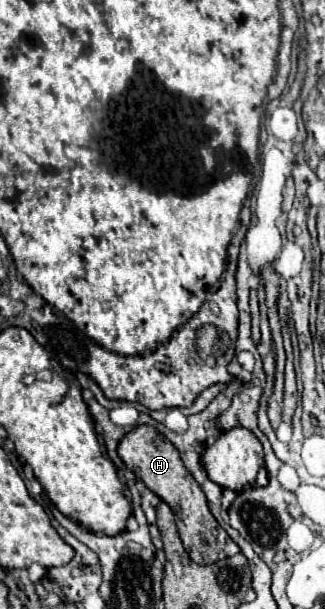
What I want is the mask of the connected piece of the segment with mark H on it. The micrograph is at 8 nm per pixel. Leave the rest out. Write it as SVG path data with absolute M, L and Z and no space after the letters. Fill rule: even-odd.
M137 425L133 431L129 431L119 443L119 457L135 473L137 479L145 481L145 485L153 493L157 493L163 501L171 505L171 509L175 511L175 521L177 521L181 541L191 561L199 565L209 565L209 563L215 563L219 559L239 553L239 545L227 535L223 527L219 527L219 523L211 515L207 497L203 495L203 489L199 487L199 483L183 465L177 447L171 441L167 441L155 427Z

